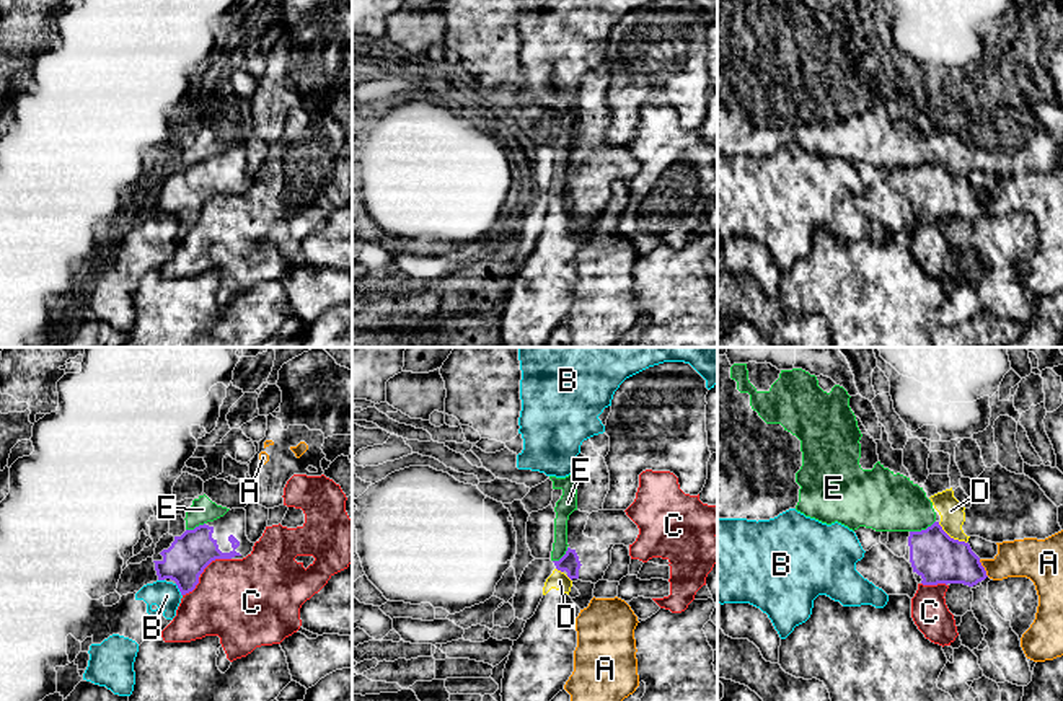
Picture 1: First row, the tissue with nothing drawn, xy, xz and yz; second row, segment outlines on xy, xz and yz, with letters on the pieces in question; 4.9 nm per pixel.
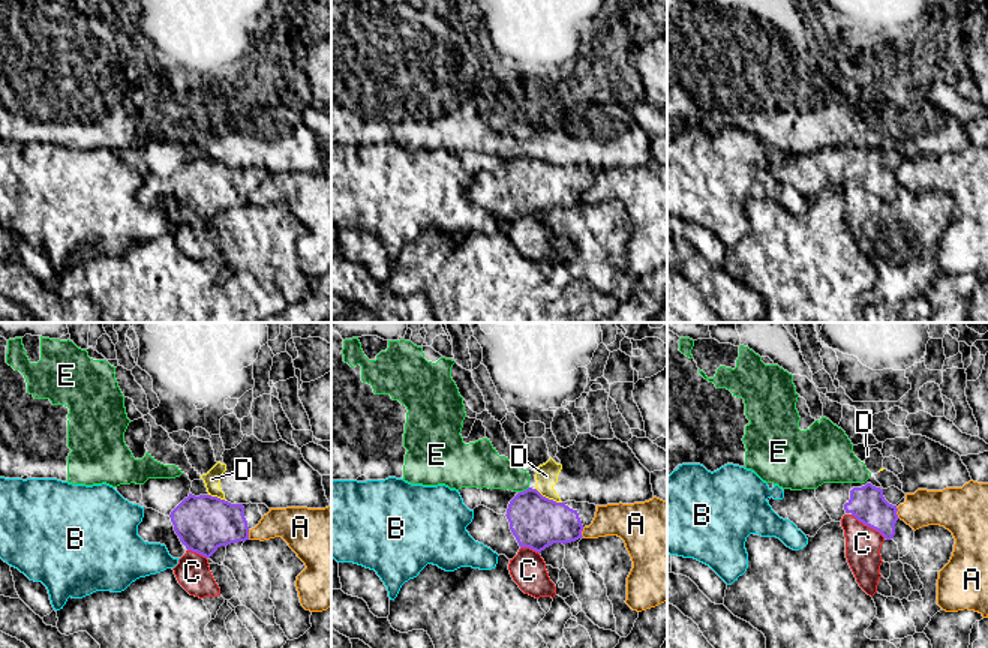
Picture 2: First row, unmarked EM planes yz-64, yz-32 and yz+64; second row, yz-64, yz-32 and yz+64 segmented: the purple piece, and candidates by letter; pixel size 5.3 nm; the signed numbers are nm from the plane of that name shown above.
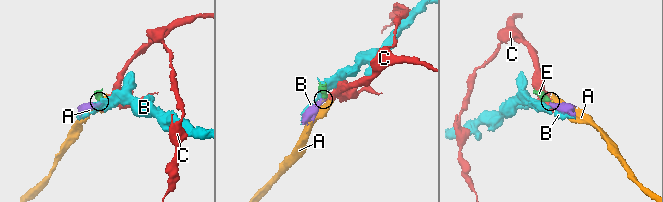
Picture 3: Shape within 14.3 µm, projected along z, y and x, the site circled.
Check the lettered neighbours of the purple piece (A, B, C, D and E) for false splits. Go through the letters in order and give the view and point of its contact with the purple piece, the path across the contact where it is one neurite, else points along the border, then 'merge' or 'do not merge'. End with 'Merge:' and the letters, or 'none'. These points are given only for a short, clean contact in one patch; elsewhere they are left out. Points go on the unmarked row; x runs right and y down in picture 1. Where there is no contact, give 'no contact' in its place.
A: yz (983, 202) | do not merge
B: xy (180, 225) | do not merge
C: xy (214, 194) | along xy (230, 193), (216, 193), (199, 209) | do not merge
D: yz (949, 171) | along yz (938, 157), (951, 171), (965, 178) | do not merge
E: yz (921, 165) | along yz (935, 155), (925, 163), (910, 167) | do not merge
Merge: none

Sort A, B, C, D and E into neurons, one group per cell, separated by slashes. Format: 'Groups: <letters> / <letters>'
Groups: A / B / C / D E

